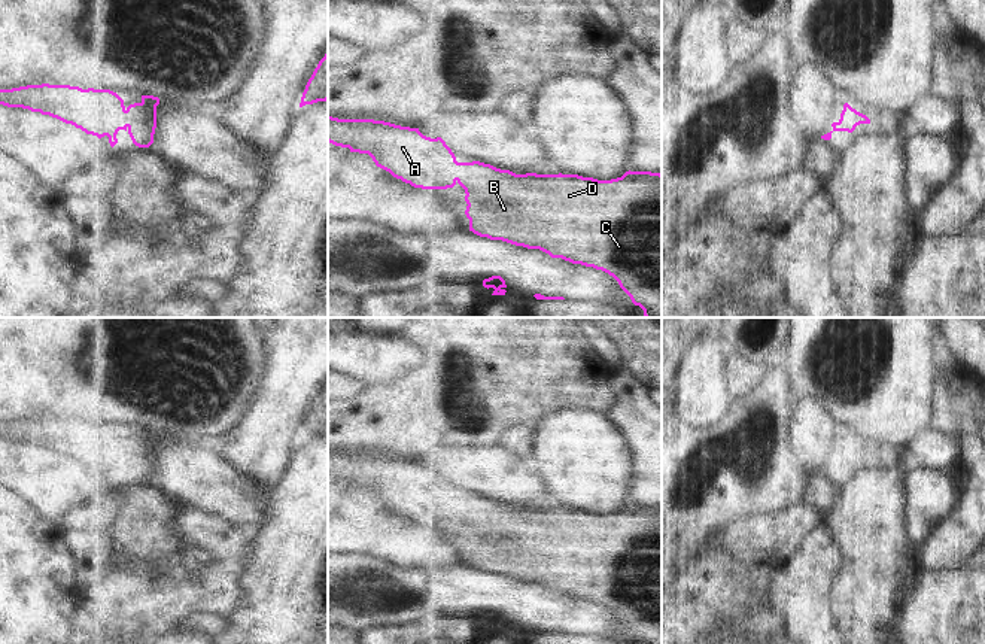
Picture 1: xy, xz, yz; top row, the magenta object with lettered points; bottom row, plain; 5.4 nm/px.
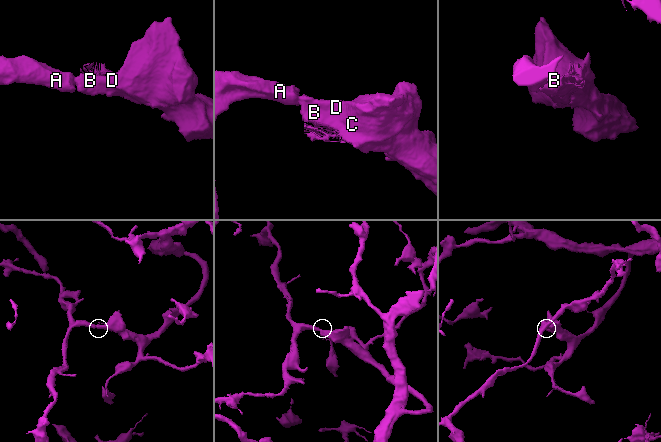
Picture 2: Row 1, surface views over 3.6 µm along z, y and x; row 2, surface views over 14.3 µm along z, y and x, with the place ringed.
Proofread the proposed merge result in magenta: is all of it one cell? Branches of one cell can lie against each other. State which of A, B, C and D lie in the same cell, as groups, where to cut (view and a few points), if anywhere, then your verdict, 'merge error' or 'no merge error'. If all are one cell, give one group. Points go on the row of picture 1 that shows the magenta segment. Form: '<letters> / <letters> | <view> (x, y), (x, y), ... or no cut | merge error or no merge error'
A B C D | no cut | no merge error

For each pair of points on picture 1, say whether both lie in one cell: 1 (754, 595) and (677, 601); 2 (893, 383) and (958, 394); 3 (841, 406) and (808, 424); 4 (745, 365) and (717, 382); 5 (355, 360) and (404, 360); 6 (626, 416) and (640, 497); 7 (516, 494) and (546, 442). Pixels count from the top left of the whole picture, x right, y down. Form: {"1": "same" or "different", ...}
{"1": "same", "2": "different", "3": "different", "4": "different", "5": "same", "6": "same", "7": "different"}

